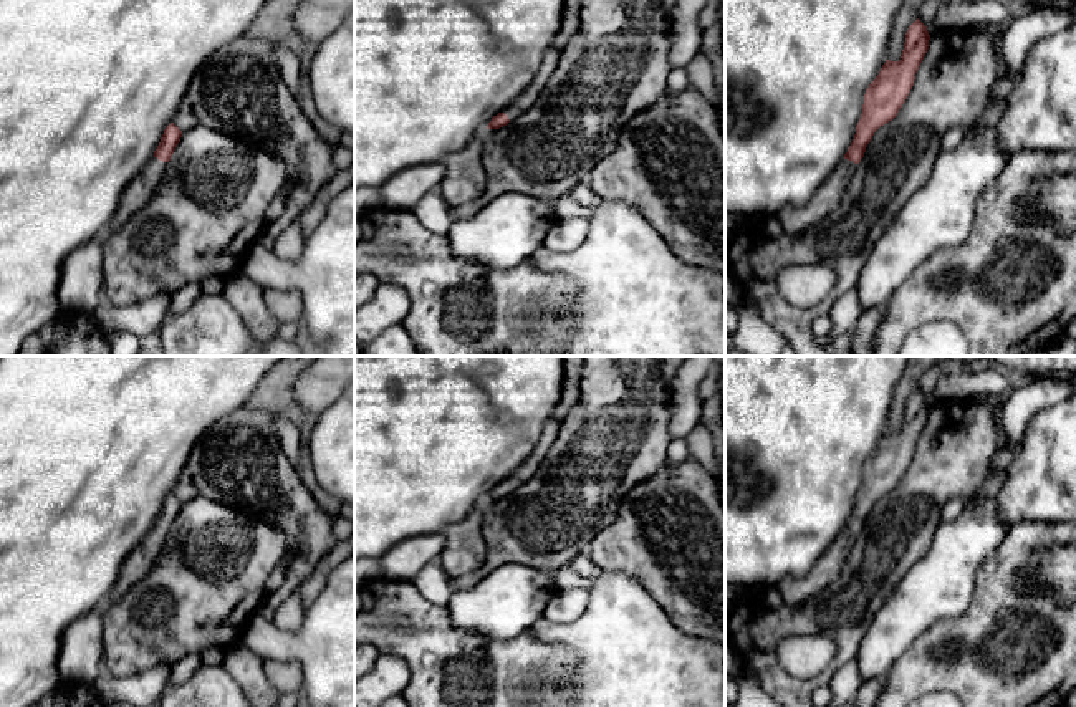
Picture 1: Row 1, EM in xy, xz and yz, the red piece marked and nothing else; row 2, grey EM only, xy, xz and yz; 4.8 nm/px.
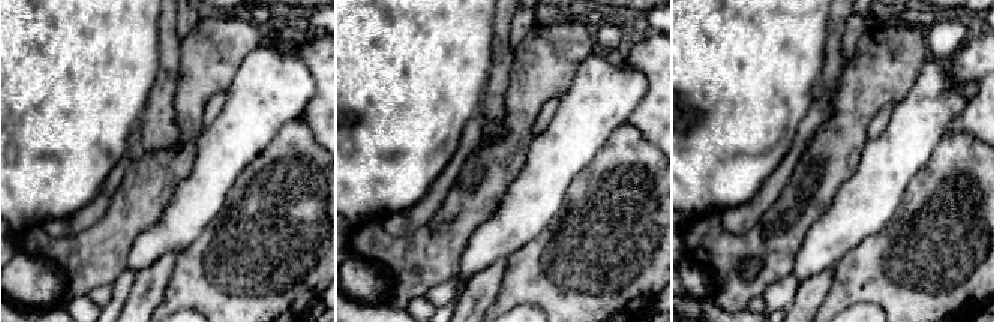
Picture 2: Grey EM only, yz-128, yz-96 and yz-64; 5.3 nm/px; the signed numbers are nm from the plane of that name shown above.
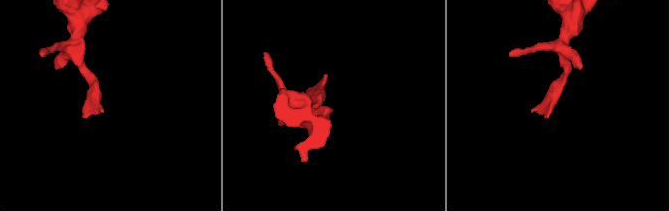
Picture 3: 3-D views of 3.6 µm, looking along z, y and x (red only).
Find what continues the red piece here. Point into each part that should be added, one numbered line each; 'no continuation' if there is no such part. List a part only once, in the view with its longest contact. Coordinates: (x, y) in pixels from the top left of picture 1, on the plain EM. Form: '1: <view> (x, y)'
1: xy (143, 557)

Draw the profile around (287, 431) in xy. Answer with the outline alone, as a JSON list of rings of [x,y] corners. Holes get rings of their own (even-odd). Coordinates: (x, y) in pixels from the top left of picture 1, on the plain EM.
[[[286,417],[275,419],[275,432],[278,435],[280,445],[290,464],[296,469],[300,460],[301,440],[300,430],[295,422]]]

